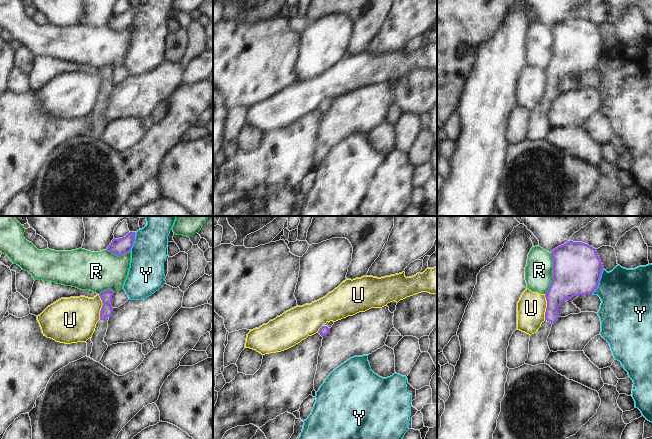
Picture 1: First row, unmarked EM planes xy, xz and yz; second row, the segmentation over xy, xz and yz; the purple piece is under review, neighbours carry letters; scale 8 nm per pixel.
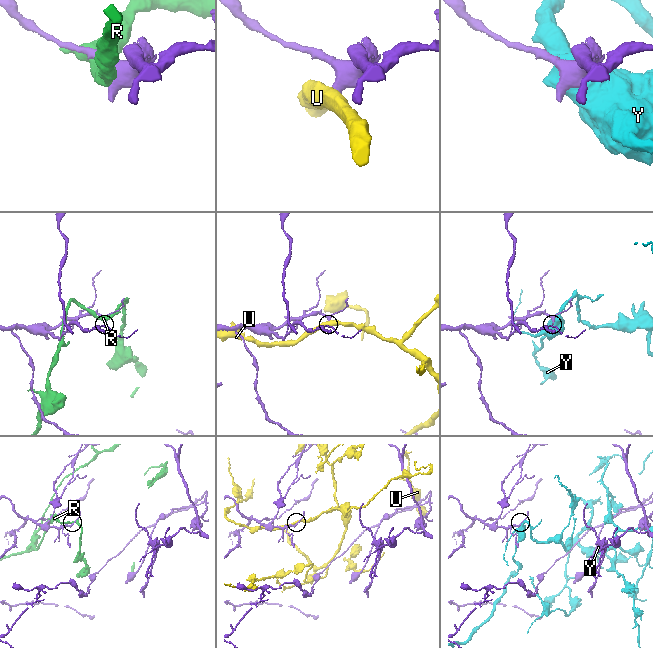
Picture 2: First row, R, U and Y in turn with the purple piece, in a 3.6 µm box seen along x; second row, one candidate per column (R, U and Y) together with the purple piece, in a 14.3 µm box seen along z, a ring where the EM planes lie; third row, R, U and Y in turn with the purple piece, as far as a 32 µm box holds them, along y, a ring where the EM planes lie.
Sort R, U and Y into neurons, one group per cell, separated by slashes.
R / U / Y

